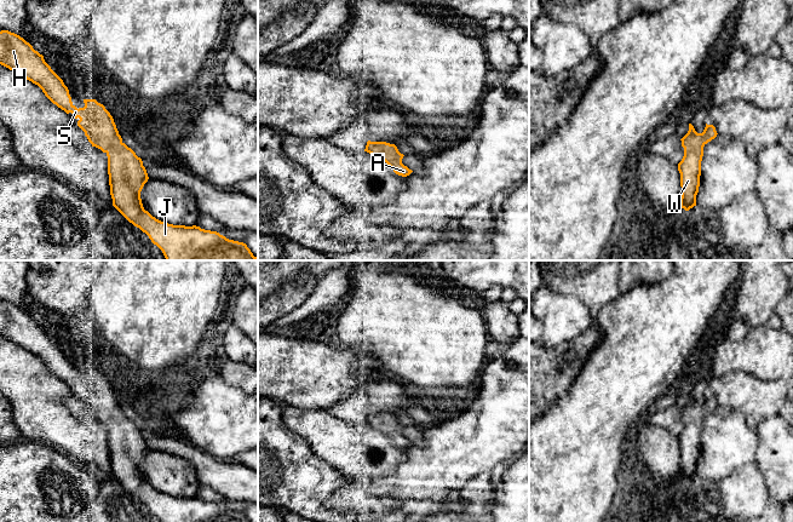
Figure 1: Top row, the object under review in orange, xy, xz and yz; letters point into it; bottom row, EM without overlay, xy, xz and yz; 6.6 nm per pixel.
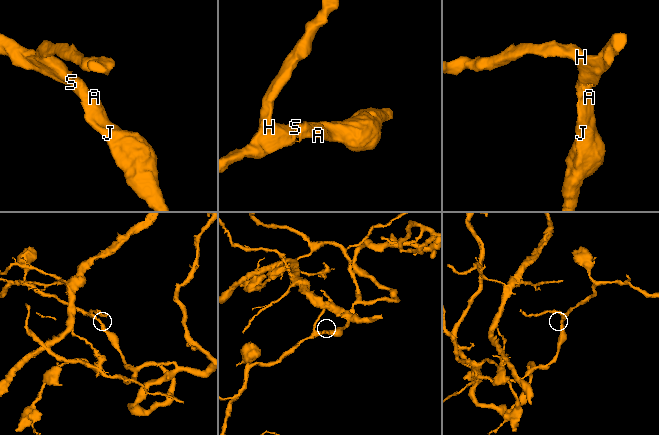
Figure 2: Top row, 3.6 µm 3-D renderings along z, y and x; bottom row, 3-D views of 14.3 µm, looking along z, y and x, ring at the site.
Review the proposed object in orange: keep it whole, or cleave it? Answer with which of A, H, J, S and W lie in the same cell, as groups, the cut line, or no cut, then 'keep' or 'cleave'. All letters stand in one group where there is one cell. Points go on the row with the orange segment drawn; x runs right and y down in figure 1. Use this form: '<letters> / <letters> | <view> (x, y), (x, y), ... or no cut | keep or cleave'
A H J S W | no cut | keep

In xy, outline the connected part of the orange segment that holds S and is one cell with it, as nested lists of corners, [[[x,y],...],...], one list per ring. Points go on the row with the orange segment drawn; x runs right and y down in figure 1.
[[[0,31],[0,64],[38,85],[53,104],[80,119],[77,126],[88,142],[108,156],[113,206],[149,236],[166,260],[258,260],[243,242],[196,225],[168,224],[145,211],[140,191],[149,179],[146,170],[122,142],[110,113],[96,99],[84,99],[85,107],[77,109],[63,80],[23,38]]]

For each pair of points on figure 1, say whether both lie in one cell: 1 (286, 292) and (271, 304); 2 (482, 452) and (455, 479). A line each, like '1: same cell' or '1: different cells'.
1: same cell
2: same cell

